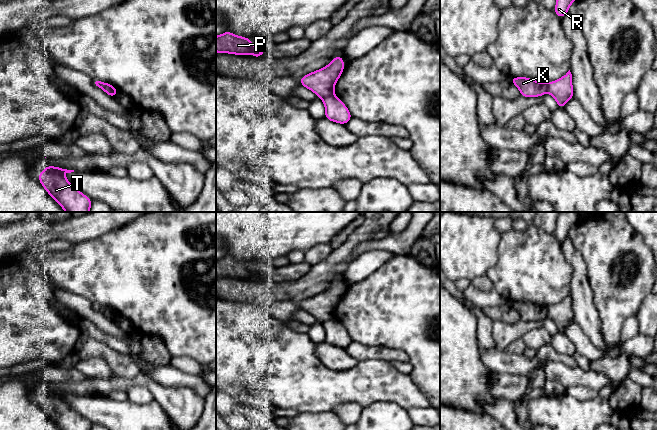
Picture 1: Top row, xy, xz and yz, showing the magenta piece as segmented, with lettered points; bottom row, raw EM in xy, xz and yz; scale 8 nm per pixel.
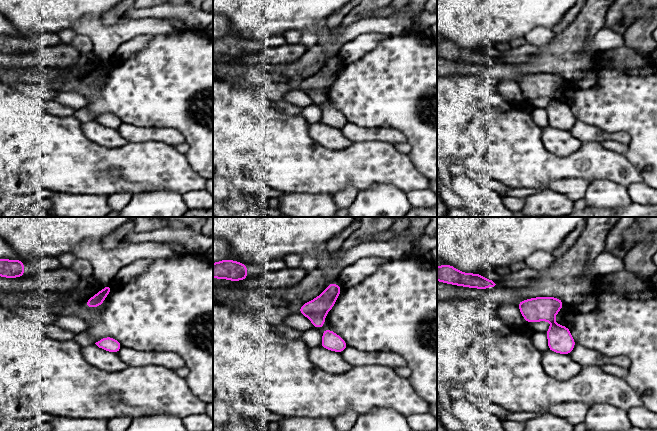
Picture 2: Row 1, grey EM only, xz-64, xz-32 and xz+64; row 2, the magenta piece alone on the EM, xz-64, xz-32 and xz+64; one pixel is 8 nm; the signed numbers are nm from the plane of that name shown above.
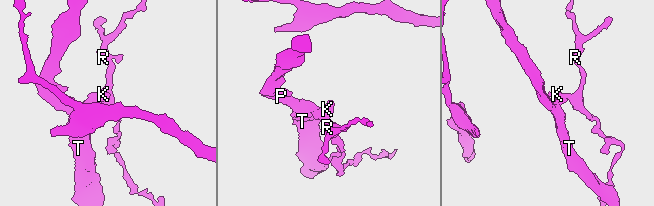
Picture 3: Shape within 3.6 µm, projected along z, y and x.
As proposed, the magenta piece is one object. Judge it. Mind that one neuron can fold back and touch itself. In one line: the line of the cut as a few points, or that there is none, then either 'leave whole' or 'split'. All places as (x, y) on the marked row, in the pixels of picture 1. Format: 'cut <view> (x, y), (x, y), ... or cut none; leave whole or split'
cut xz (333, 93), (322, 99); split

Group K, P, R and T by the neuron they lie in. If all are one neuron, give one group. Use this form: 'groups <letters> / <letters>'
groups K P T / R

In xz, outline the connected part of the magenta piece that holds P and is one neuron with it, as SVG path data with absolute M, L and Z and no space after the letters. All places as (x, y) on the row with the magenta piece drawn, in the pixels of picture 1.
M229 31L216 36L216 52L245 56L254 55L256 57L263 54L248 37L237 36Z

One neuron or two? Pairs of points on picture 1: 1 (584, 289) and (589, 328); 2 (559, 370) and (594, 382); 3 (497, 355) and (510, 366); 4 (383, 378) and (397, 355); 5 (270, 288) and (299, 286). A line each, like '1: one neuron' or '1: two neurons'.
1: one neuron
2: one neuron
3: one neuron
4: two neurons
5: one neuron

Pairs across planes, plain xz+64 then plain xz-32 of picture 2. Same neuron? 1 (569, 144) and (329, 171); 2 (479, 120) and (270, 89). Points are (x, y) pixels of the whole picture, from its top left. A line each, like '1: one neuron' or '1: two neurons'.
1: two neurons
2: two neurons

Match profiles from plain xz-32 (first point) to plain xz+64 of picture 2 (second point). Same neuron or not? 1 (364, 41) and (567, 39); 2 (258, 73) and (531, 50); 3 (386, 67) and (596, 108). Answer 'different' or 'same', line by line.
1: different
2: different
3: same

